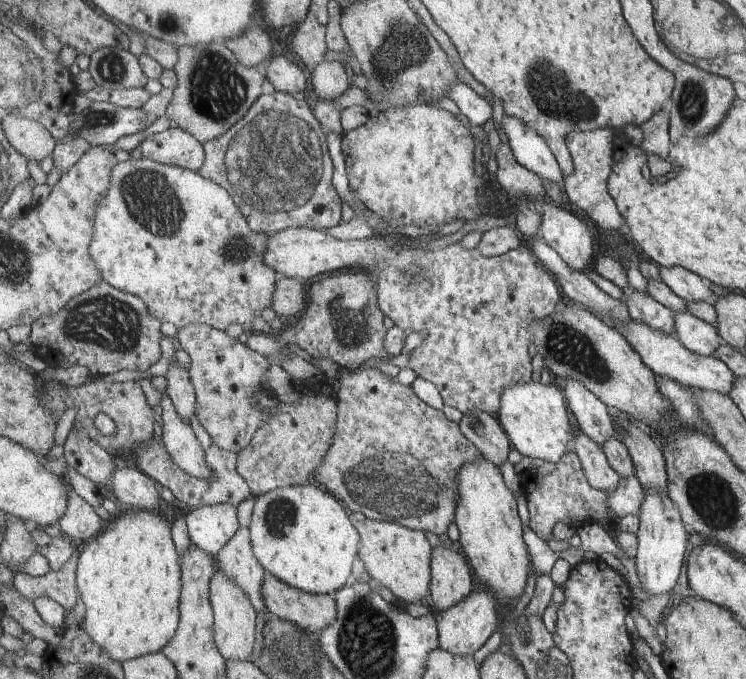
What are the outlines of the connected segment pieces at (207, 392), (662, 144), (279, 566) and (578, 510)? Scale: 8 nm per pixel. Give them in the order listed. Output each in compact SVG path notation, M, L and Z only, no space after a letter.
M189 324L178 329L177 337L182 349L191 356L189 372L196 390L195 415L198 421L221 450L243 452L269 418L265 409L257 404L253 406L252 396L257 390L262 394L261 382L272 362L267 360L267 356L233 339L228 331L207 324Z
M661 110L640 126L642 132L640 148L646 155L656 154L661 159L666 159L671 146L668 140L667 120L667 110L665 112Z
M316 483L287 485L256 497L249 530L257 560L266 572L299 590L335 595L347 585L361 545L360 532L345 508Z
M569 451L561 462L549 463L545 460L532 460L533 466L521 473L524 495L530 512L530 528L545 541L553 539L553 532L561 525L578 529L586 523L605 523L609 514L609 492L593 488L587 480L580 457Z

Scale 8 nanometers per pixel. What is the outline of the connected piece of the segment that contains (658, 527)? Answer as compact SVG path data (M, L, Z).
M646 492L644 494L643 502L641 502L640 530L637 534L639 545L636 568L641 584L639 590L647 592L649 598L659 595L659 592L661 594L669 592L677 582L683 558L686 558L687 538L685 538L683 524L676 506L667 493Z

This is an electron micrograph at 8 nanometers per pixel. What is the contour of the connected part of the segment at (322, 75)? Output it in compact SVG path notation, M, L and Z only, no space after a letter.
M328 59L312 72L312 86L320 100L337 100L350 87L349 68L341 61Z

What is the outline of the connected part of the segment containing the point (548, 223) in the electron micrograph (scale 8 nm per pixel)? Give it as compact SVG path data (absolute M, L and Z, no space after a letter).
M543 201L541 236L573 270L583 271L595 254L594 236L589 226L563 206Z

